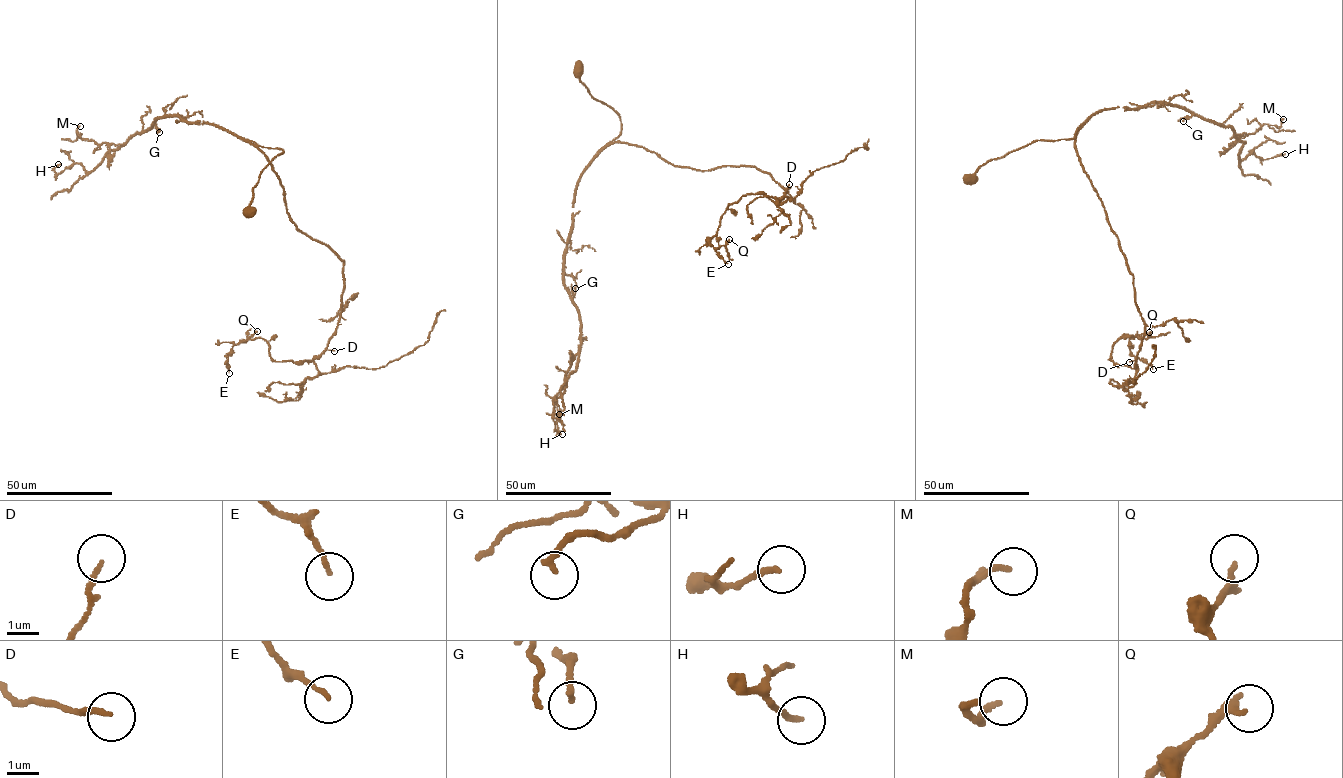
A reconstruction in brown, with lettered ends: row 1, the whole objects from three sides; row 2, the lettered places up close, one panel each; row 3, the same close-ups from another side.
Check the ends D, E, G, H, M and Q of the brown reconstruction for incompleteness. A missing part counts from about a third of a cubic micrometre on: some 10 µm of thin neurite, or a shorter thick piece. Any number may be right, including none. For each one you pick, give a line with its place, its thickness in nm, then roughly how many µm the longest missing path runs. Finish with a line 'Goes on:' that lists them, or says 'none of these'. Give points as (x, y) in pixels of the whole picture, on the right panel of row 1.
Goes on: none of these

